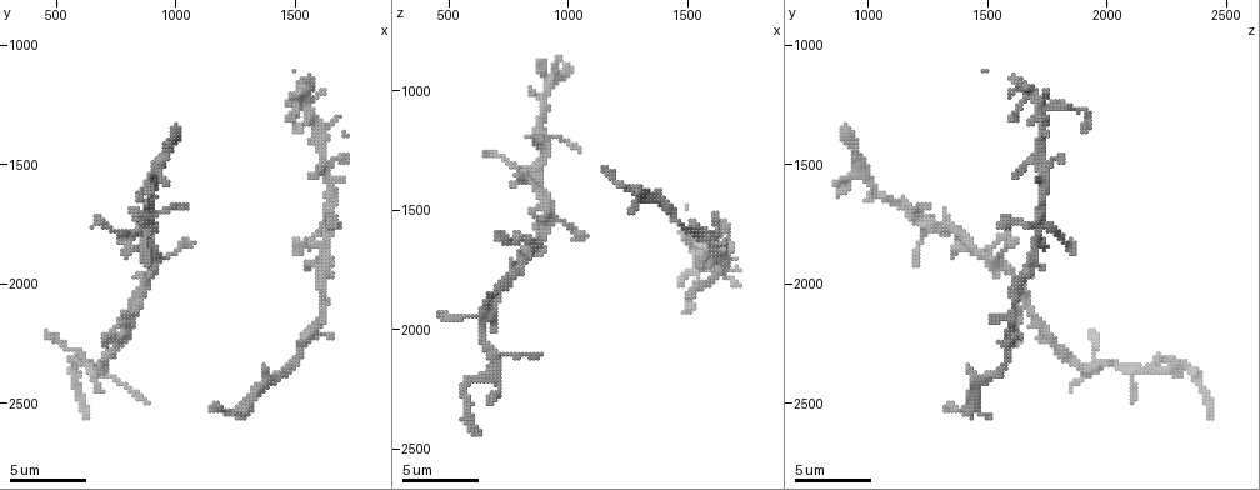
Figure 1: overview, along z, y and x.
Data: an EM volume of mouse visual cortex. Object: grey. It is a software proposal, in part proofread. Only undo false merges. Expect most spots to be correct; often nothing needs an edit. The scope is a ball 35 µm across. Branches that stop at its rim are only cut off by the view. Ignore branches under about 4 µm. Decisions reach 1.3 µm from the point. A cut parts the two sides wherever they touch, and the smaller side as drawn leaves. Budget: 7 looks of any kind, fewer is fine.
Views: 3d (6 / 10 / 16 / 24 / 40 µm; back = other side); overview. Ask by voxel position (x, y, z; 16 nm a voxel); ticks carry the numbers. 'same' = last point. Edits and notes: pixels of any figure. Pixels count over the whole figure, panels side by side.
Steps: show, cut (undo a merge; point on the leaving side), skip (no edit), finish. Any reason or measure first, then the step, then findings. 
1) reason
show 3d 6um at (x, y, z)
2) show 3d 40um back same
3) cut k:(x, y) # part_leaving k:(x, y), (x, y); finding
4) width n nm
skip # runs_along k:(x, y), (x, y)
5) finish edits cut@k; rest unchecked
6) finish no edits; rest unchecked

narrows sharply
show 3d 6um at (1510, 1840, 1850)

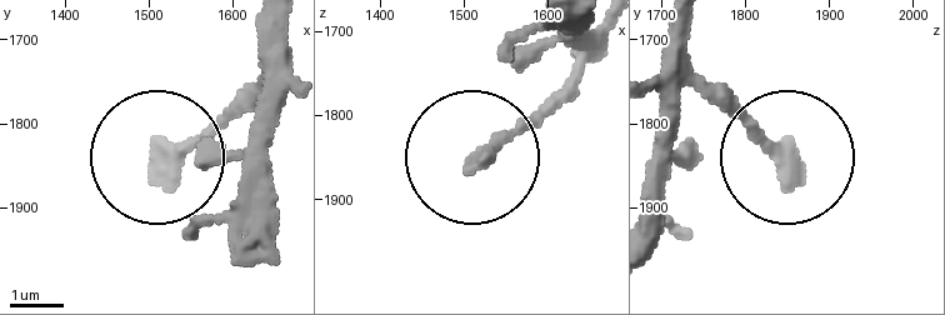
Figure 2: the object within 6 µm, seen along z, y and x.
width 410 nm
skip # one neuron here

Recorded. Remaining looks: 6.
three-way junction
show 3d 10um at (920, 1910, 1510)

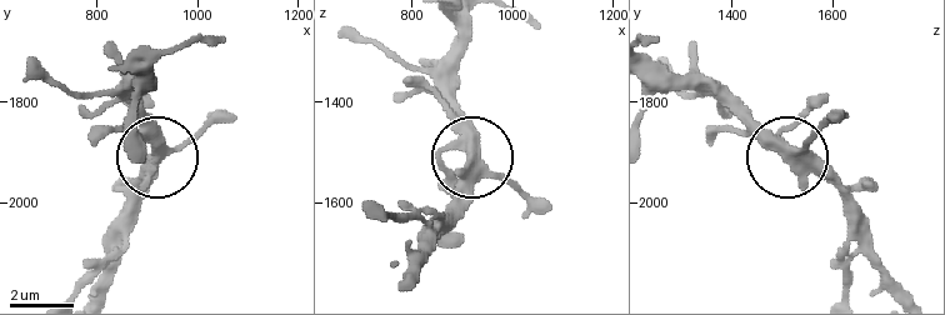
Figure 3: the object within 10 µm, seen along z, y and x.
arms 3
skip # runs_along 3:(838, 115), (808, 145), (789, 150), (711, 78); all the same neuron

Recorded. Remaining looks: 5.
show 3d 6um at (680, 2350, 2110)

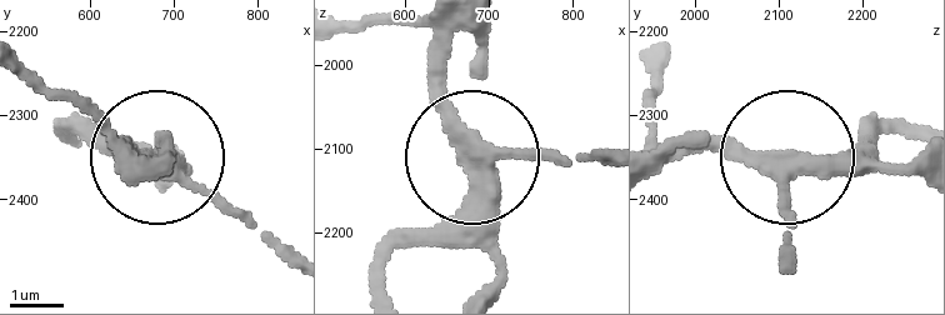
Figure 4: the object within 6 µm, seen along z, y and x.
skip # runs_along 4:(663, 158), (756, 149), (824, 163), (914, 135); all the same neuron

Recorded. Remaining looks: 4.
finish no edits; rest unchecked

